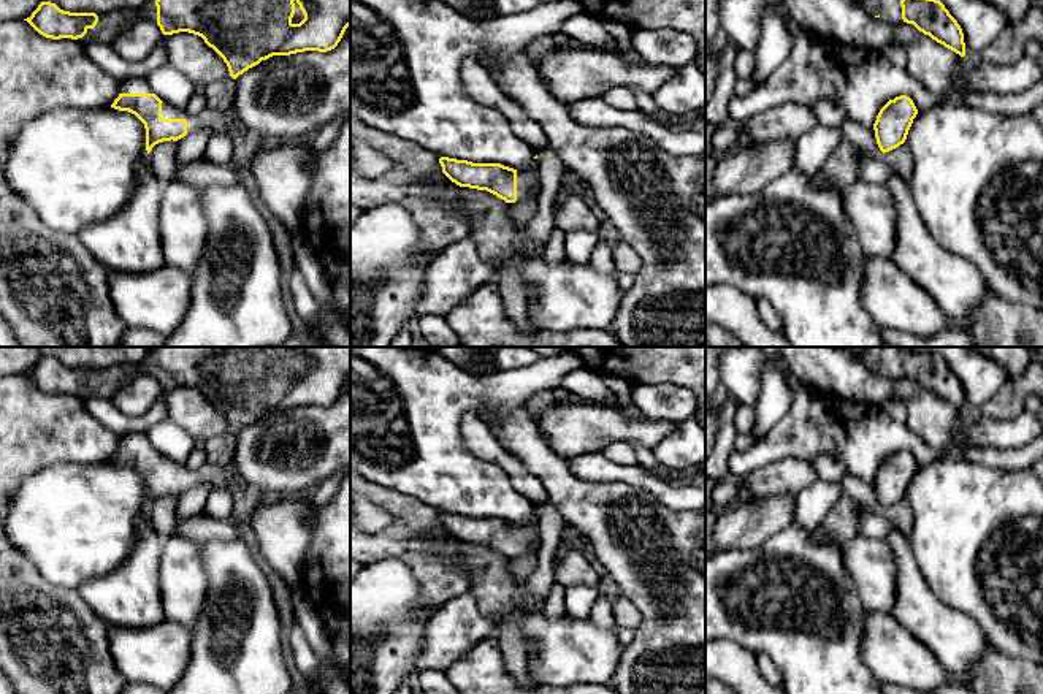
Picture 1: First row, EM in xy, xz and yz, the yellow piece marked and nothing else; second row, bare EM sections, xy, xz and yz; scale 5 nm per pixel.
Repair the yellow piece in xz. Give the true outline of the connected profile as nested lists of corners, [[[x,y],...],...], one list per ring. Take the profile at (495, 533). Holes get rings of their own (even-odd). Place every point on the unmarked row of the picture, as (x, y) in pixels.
[[[441,512],[442,528],[457,540],[487,545],[506,558],[523,556],[536,548],[539,540],[539,515],[526,524],[514,524],[501,518],[472,518]]]

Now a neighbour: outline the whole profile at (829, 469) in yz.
[[[821,455],[813,459],[813,467],[818,479],[829,483],[839,483],[846,475],[842,461],[832,458],[831,455]]]

